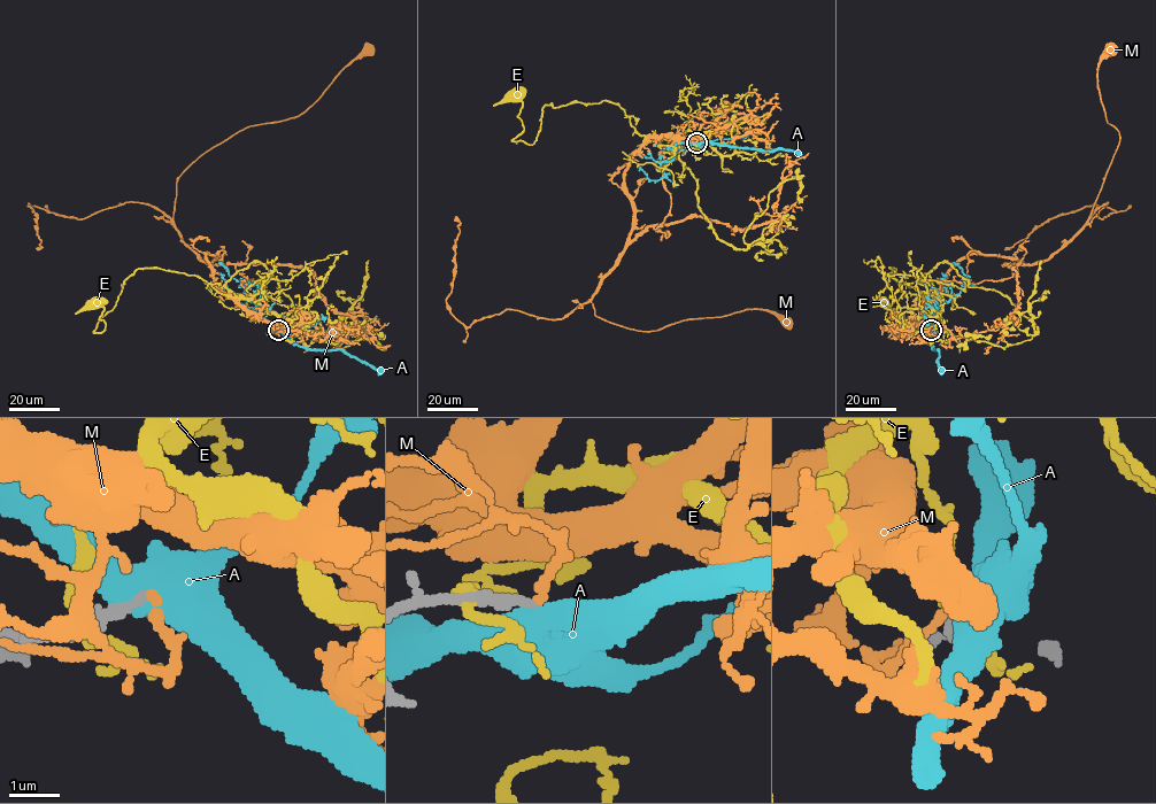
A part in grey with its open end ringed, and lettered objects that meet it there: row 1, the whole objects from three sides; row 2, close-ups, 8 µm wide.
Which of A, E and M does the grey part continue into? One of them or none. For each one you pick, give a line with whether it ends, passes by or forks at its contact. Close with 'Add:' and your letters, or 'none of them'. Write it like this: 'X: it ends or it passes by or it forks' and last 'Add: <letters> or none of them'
Add: none of them

